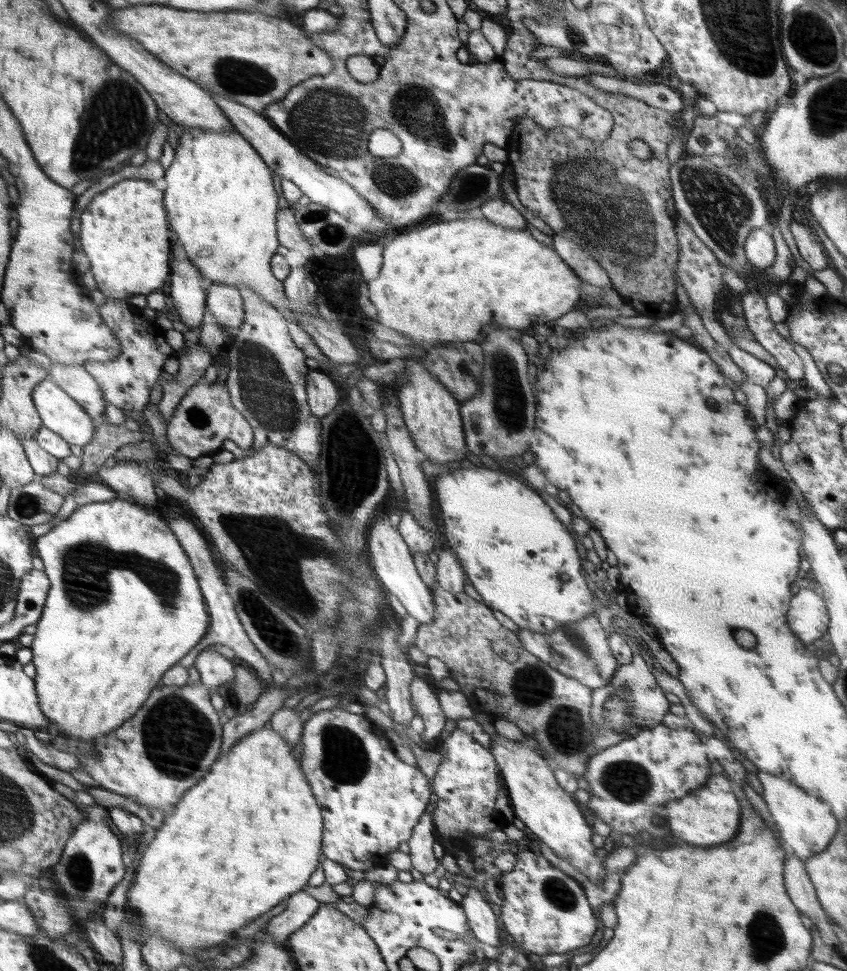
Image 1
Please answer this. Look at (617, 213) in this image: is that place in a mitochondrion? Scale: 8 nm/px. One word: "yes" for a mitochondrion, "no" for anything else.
yes

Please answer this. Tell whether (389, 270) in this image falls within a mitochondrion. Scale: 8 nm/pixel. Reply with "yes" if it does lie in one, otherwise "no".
no

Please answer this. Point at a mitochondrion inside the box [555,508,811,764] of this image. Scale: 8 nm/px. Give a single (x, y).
(618, 709)

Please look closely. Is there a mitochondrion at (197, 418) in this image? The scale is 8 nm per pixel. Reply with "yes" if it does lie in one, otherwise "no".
yes

